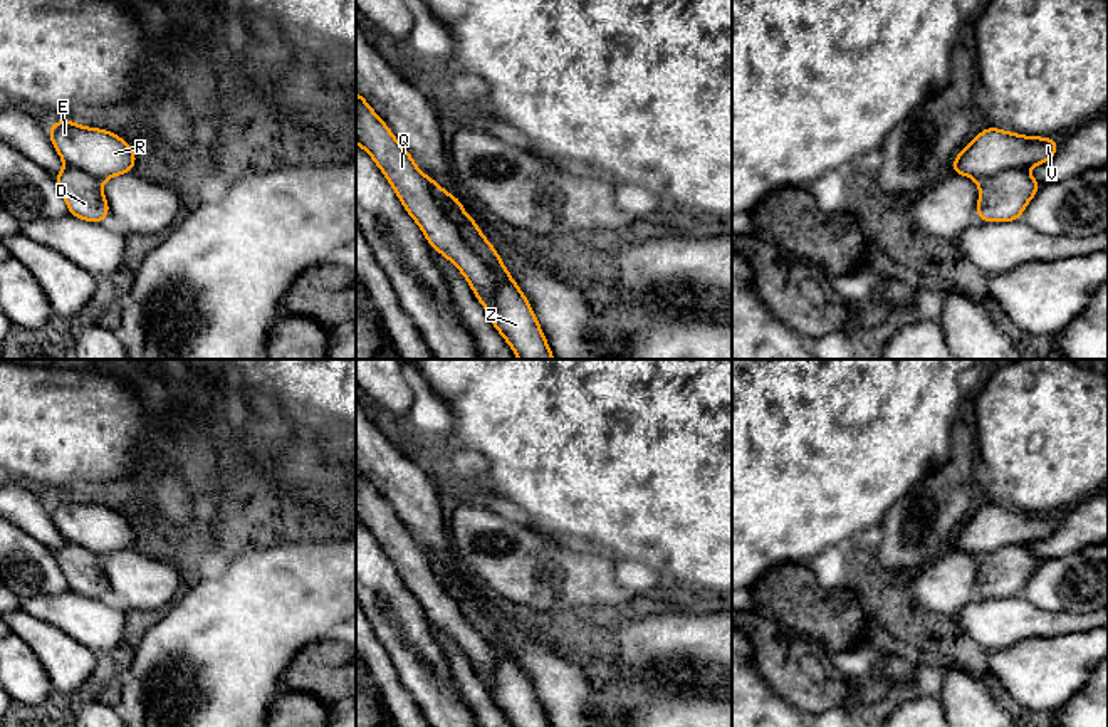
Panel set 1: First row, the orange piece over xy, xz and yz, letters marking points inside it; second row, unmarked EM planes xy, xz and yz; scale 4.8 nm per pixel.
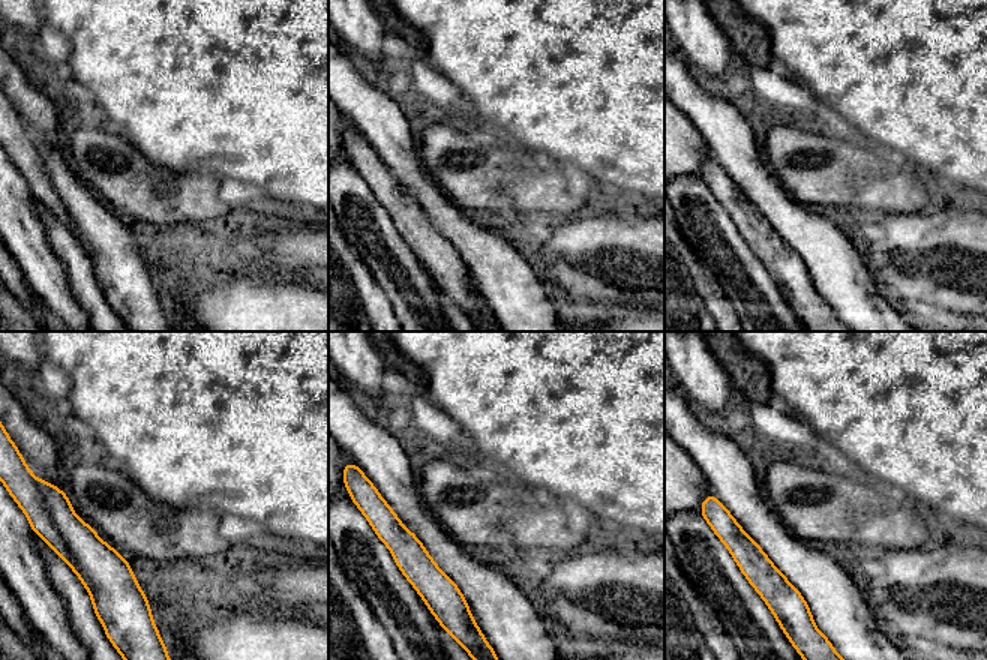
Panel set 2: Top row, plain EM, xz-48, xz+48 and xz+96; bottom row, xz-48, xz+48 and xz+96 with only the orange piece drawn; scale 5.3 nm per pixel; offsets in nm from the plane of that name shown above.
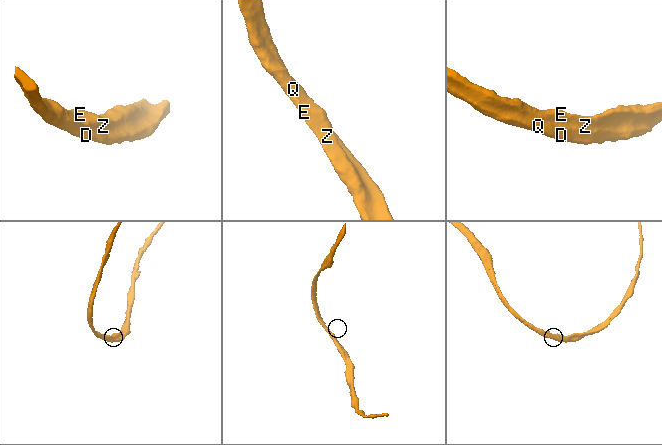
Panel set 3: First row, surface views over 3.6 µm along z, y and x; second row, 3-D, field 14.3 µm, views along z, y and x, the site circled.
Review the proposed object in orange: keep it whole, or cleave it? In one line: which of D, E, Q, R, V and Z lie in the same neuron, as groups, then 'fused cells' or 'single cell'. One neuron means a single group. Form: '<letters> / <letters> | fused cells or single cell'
D Q / E R V Z | fused cells

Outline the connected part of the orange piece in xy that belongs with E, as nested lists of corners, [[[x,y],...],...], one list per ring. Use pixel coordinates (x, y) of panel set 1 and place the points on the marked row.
[[[55,121],[49,124],[49,134],[67,166],[86,171],[101,181],[134,170],[136,151],[126,139],[107,129]]]

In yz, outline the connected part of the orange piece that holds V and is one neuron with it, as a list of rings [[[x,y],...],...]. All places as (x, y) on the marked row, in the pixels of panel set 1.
[[[989,126],[964,146],[952,161],[950,173],[979,181],[1012,168],[1026,170],[1049,163],[1056,151],[1058,139],[1054,138],[1029,138]]]

